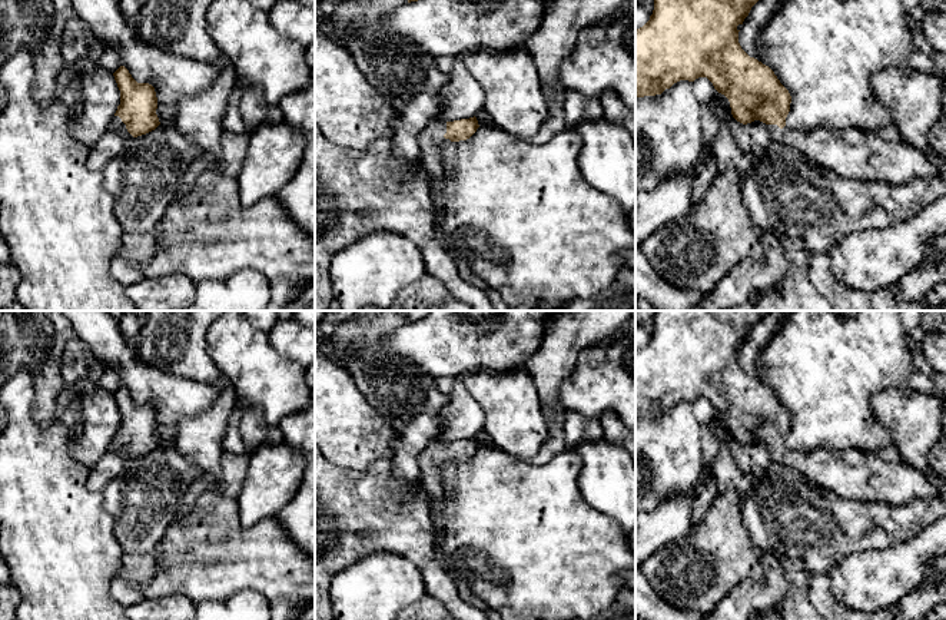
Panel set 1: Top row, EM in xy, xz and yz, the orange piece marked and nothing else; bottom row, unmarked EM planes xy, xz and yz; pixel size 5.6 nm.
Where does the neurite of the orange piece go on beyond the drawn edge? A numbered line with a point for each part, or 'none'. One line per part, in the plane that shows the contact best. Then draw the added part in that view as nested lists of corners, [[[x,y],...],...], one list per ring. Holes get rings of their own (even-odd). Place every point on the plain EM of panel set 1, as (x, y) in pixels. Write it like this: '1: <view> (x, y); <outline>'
1: xz (431, 461); [[[435,440],[424,452],[418,455],[421,473],[419,487],[431,497],[442,500],[445,490],[442,487],[442,467],[449,464],[445,460],[447,442]]]

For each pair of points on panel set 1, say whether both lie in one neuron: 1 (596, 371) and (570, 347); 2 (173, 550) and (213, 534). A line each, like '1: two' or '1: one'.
1: two
2: one

